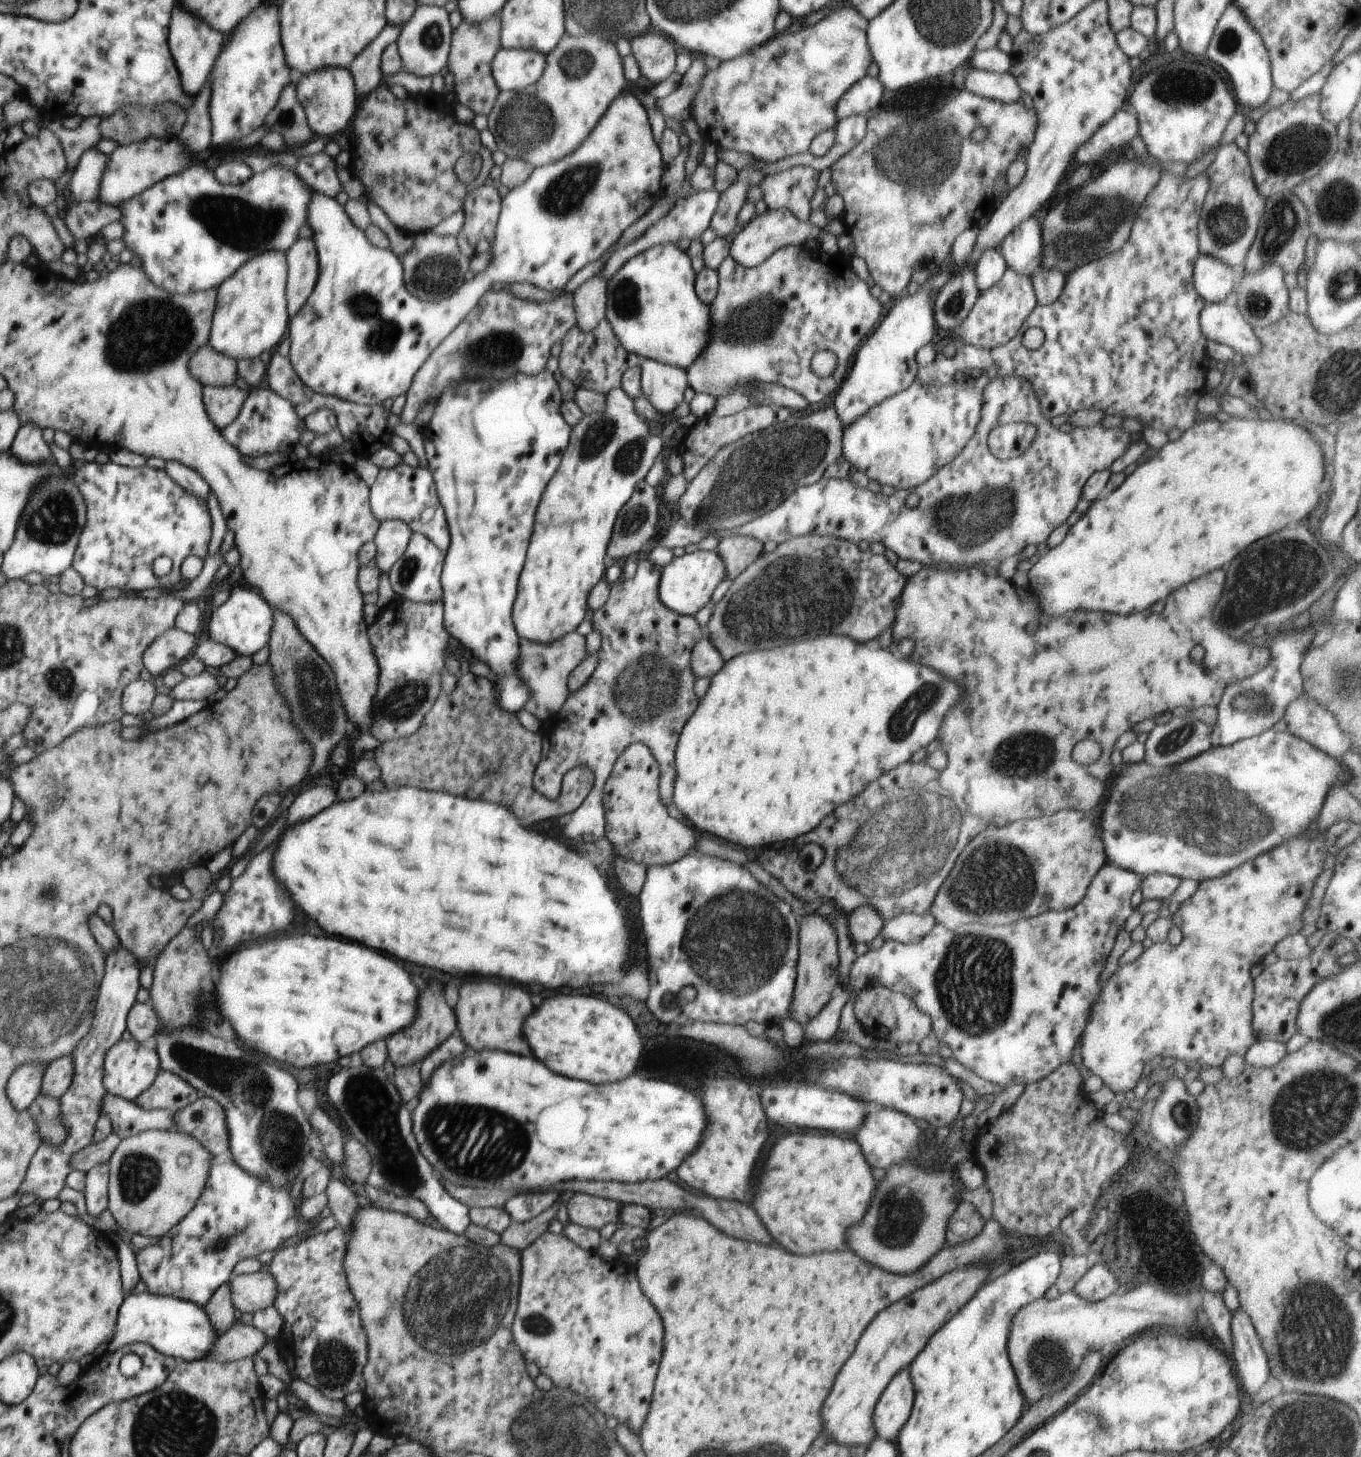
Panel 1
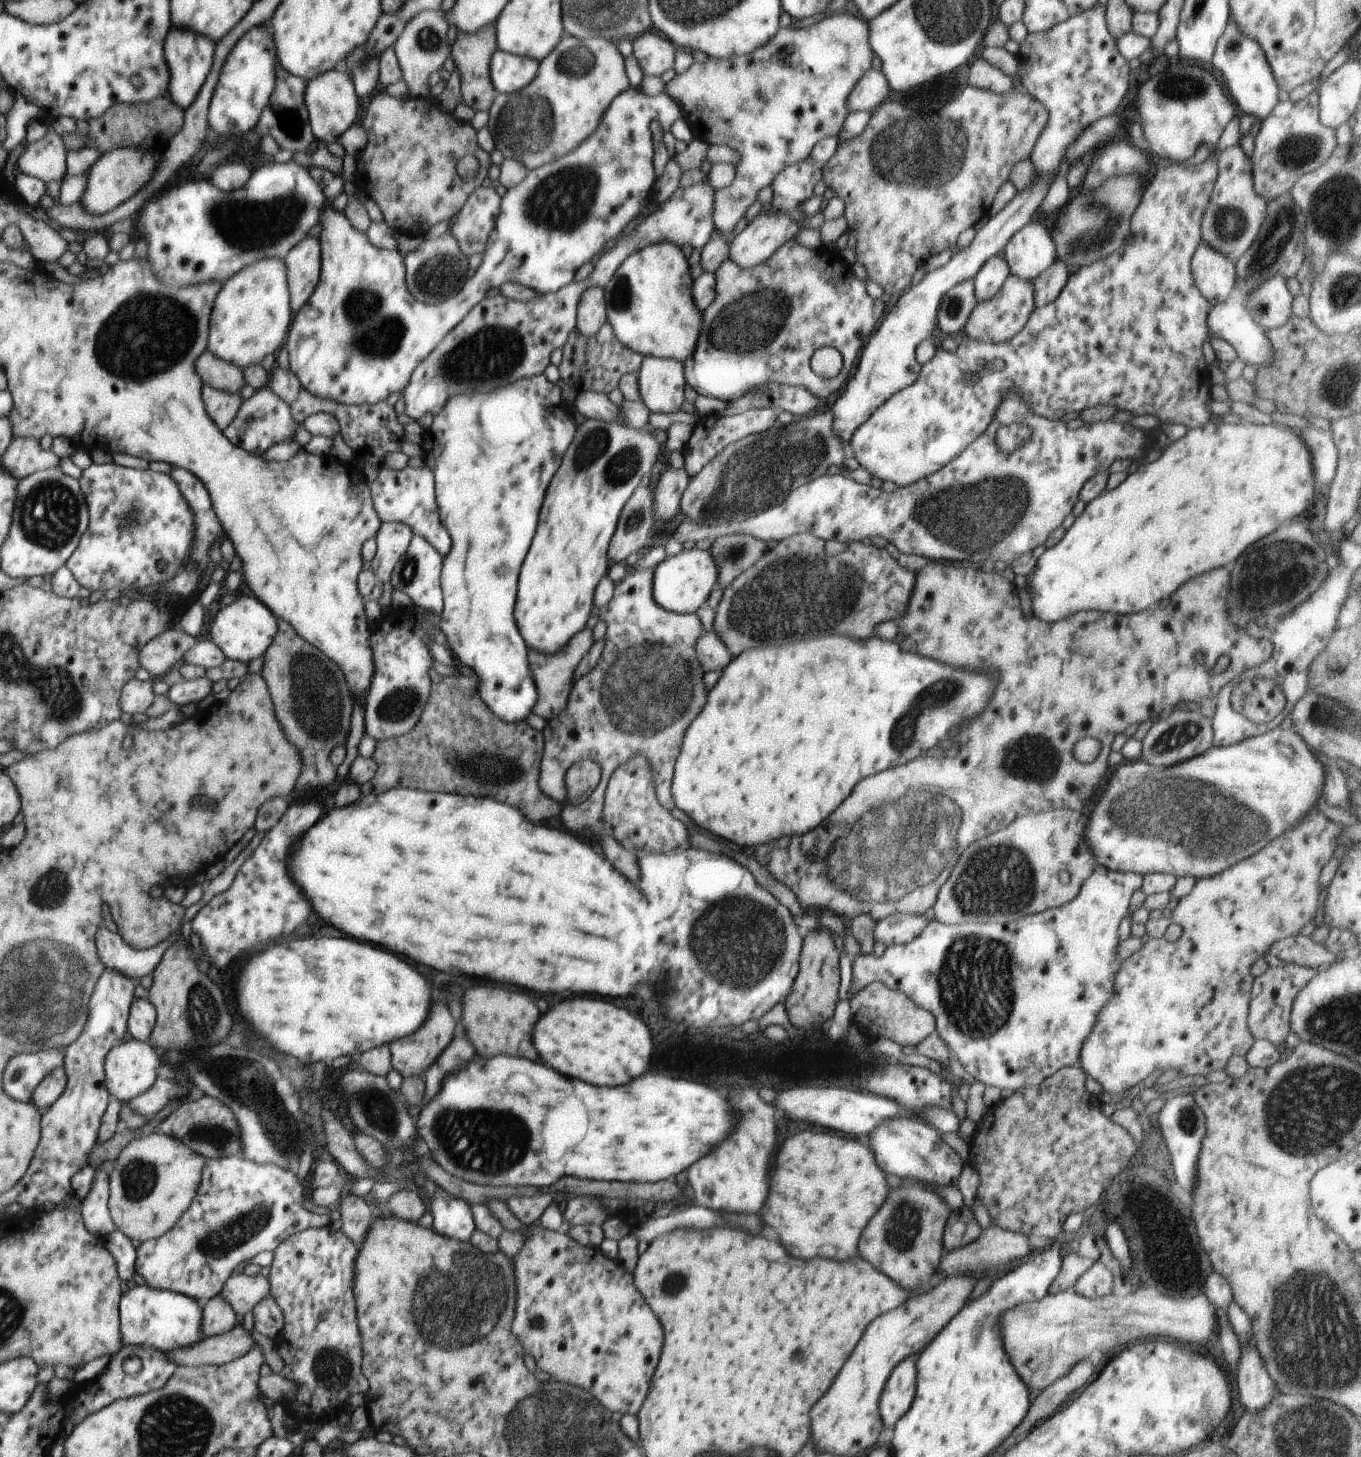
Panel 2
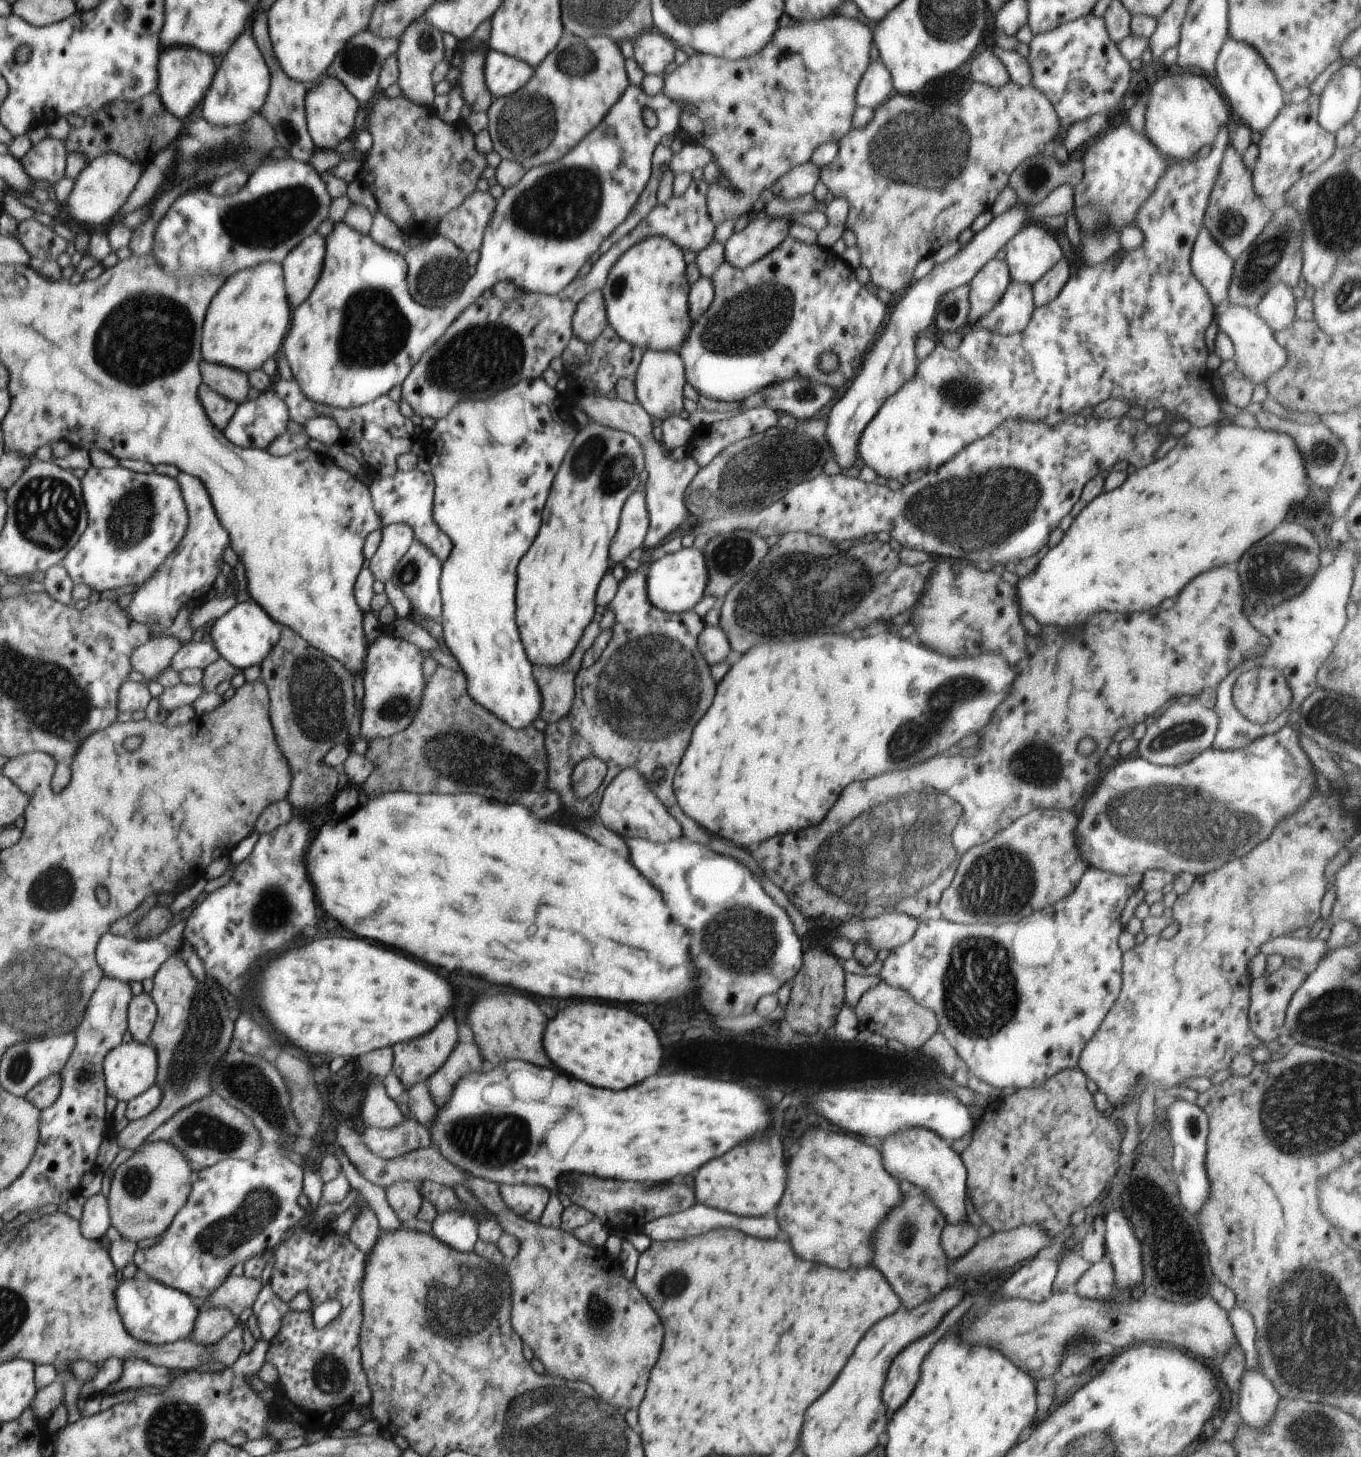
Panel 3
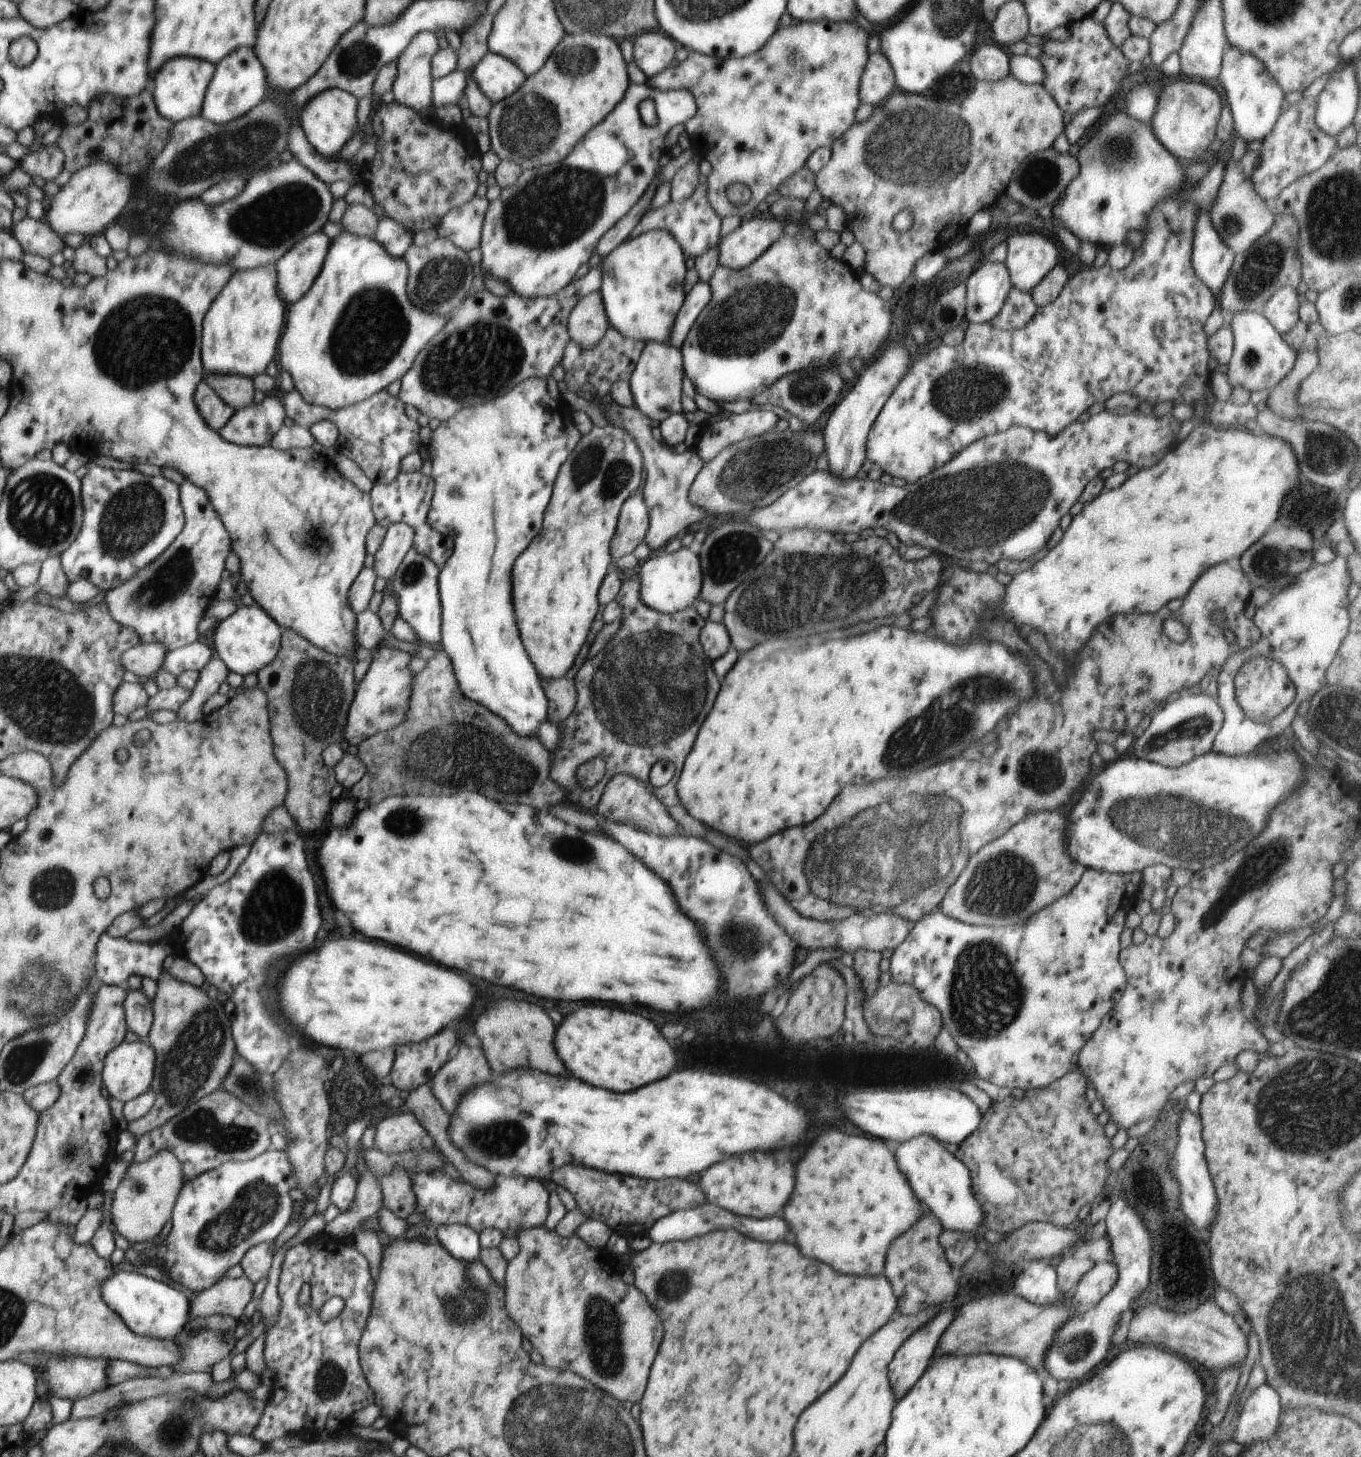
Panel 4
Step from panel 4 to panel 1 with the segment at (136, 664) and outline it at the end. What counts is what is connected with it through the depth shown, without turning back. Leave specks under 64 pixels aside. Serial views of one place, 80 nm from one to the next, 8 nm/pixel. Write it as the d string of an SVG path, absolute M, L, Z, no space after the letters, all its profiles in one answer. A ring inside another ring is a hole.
M171 628L145 650L146 670L153 679L159 679L168 669L179 666L188 656L192 656L197 645L193 634Z

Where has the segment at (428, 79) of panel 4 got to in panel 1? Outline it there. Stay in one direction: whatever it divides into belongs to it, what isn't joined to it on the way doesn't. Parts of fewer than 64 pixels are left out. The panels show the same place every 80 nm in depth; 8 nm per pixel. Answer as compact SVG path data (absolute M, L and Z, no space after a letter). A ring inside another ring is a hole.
M417 5L412 18L403 26L397 40L403 68L419 77L433 77L447 66L451 47L449 13L445 7Z

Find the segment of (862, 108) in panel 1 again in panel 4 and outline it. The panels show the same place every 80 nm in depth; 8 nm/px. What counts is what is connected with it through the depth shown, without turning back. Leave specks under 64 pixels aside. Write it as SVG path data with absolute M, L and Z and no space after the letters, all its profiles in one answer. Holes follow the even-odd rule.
M880 50L869 54L859 88L861 104L879 106L895 90L895 75L888 58Z

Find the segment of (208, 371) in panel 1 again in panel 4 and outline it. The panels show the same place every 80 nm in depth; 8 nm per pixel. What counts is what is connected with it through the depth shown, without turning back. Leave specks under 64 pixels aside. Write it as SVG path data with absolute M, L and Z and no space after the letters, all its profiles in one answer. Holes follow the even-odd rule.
M215 373L204 375L204 380L235 411L253 403L255 387L250 378Z

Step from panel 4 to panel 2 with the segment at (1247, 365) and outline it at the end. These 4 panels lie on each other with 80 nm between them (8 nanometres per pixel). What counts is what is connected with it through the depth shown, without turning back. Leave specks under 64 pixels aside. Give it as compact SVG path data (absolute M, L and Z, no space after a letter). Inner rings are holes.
M1238 300L1212 305L1208 312L1208 331L1210 337L1222 338L1226 340L1230 346L1236 350L1237 357L1245 364L1257 366L1268 366L1270 362L1274 362L1274 346L1272 342L1266 338L1266 330L1254 320L1253 315L1246 309L1245 304Z

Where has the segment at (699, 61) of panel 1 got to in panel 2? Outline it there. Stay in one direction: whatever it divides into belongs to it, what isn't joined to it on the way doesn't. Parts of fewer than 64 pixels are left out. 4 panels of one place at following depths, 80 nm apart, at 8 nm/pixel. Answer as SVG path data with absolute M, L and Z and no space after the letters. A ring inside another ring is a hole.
M634 86L624 90L610 104L594 133L575 150L550 164L530 169L520 184L507 189L476 274L467 280L457 295L438 304L425 304L414 299L405 282L406 266L399 252L374 246L364 232L352 226L343 212L334 210L327 202L320 216L322 268L319 282L308 302L293 315L283 346L290 356L289 370L296 374L304 390L338 404L377 404L380 400L387 400L392 393L404 391L414 368L492 288L500 289L502 284L512 282L544 295L571 284L576 272L610 247L623 234L624 228L638 217L642 206L653 200L656 172L649 125L656 120L663 133L670 132L682 112L666 93L646 96L639 91Z

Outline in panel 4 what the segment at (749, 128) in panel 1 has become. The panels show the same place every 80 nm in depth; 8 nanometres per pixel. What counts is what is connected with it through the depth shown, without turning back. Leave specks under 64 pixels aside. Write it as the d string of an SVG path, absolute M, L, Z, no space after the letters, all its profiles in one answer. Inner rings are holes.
M794 21L780 28L762 50L748 58L722 59L690 51L688 58L678 66L668 66L660 74L647 78L646 85L654 89L683 89L692 94L698 111L684 123L684 132L690 136L701 159L712 165L707 196L710 207L720 218L737 216L744 221L755 216L760 203L807 165L808 158L817 149L832 147L834 140L855 124L856 112L861 106L859 88L868 63L870 38L857 23ZM737 182L748 187L752 198L747 204L734 206L726 191L730 184Z

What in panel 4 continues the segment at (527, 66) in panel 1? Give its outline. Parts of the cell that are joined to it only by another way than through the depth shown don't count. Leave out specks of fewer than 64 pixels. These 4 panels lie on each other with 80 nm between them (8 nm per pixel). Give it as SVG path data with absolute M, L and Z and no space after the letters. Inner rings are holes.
M489 51L471 71L478 90L482 90L492 104L509 98L527 80L514 62Z

